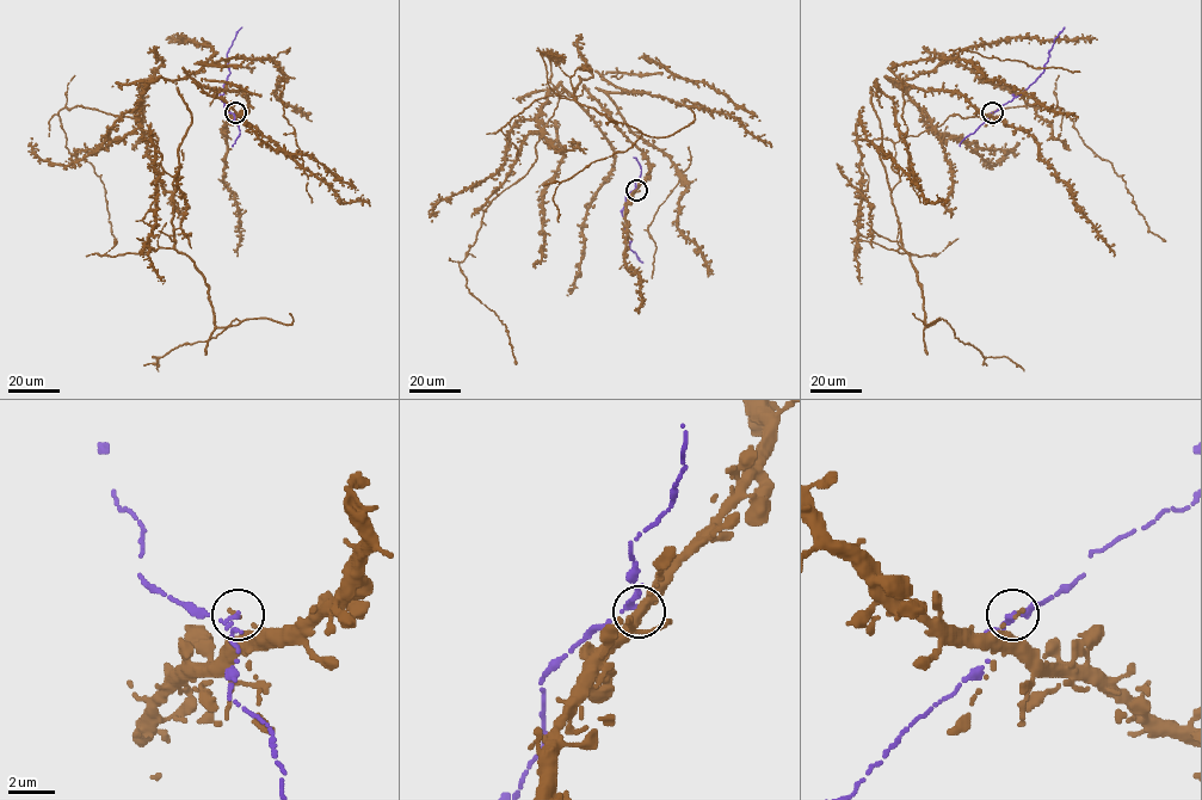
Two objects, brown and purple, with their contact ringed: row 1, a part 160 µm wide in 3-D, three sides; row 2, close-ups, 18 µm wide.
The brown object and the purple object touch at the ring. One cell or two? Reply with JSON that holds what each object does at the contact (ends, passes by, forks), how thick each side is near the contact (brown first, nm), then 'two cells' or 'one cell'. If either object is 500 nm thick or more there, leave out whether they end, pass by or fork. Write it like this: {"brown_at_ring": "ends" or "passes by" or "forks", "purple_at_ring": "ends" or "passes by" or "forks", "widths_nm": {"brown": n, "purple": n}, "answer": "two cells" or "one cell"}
{"brown_at_ring": "ends", "purple_at_ring": "ends", "widths_nm": {"brown": 190, "purple": 220}, "answer": "one cell"}

